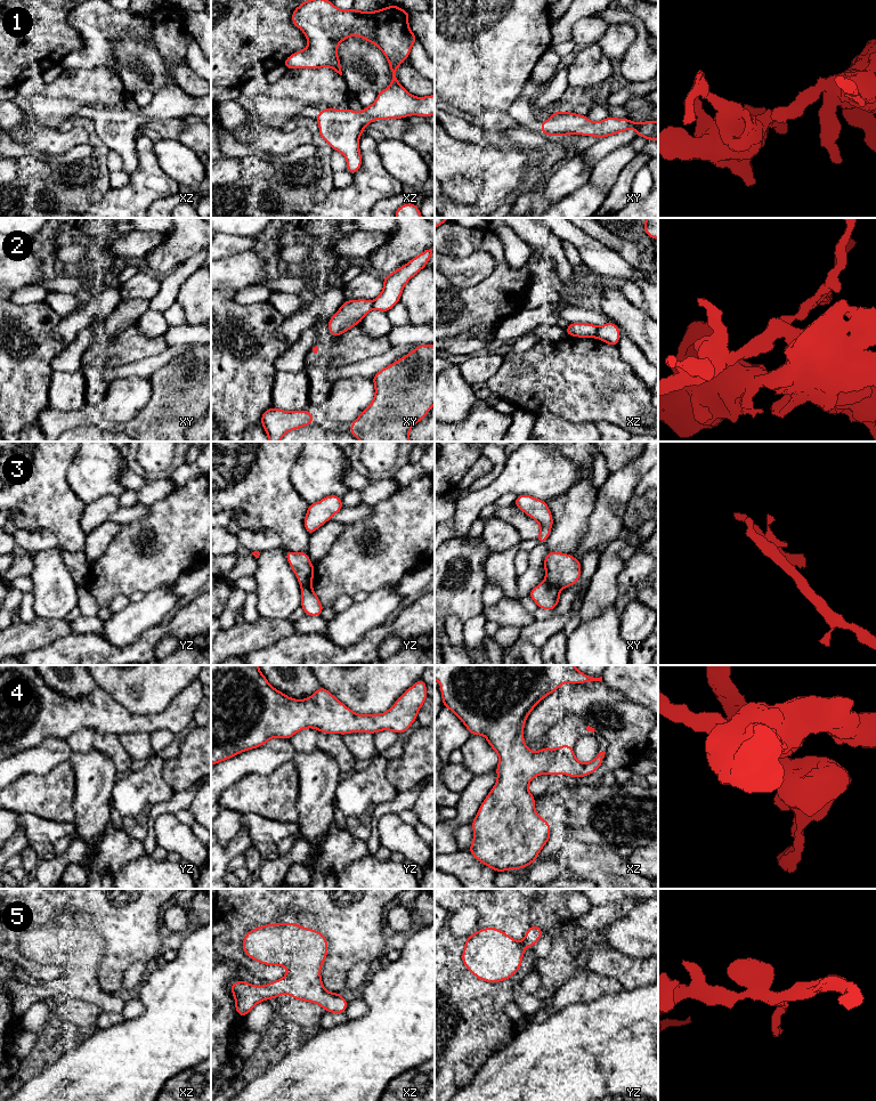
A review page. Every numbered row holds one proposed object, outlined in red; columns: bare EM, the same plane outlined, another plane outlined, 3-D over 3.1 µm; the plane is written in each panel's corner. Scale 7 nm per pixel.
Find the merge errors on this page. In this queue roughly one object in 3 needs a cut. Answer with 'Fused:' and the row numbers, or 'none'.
Fused: 2, 3

